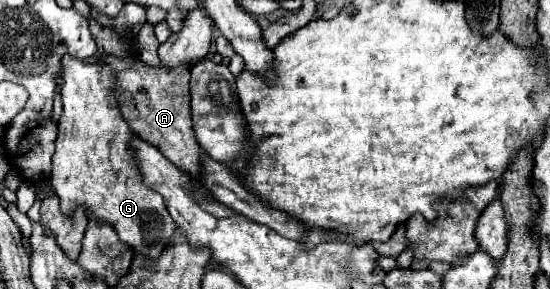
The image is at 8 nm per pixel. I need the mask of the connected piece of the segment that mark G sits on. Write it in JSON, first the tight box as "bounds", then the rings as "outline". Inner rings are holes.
{"bounds":[50,55,176,259],"outline":[[[70,55],[62,57],[64,85],[62,85],[60,95],[62,95],[64,113],[58,121],[60,133],[58,133],[58,139],[56,139],[56,153],[52,157],[50,185],[60,199],[62,213],[72,217],[74,211],[78,207],[82,207],[84,213],[88,217],[92,217],[94,221],[112,225],[116,229],[118,237],[134,253],[150,257],[150,259],[158,259],[162,255],[162,249],[166,249],[170,237],[174,235],[176,223],[170,217],[162,197],[142,183],[136,159],[132,157],[130,145],[128,145],[130,135],[134,135],[134,131],[124,121],[124,117],[118,109],[118,101],[116,101],[116,93],[114,93],[114,73],[116,71],[110,69],[108,65],[100,65],[100,63],[84,65],[80,59],[72,59]]]}

